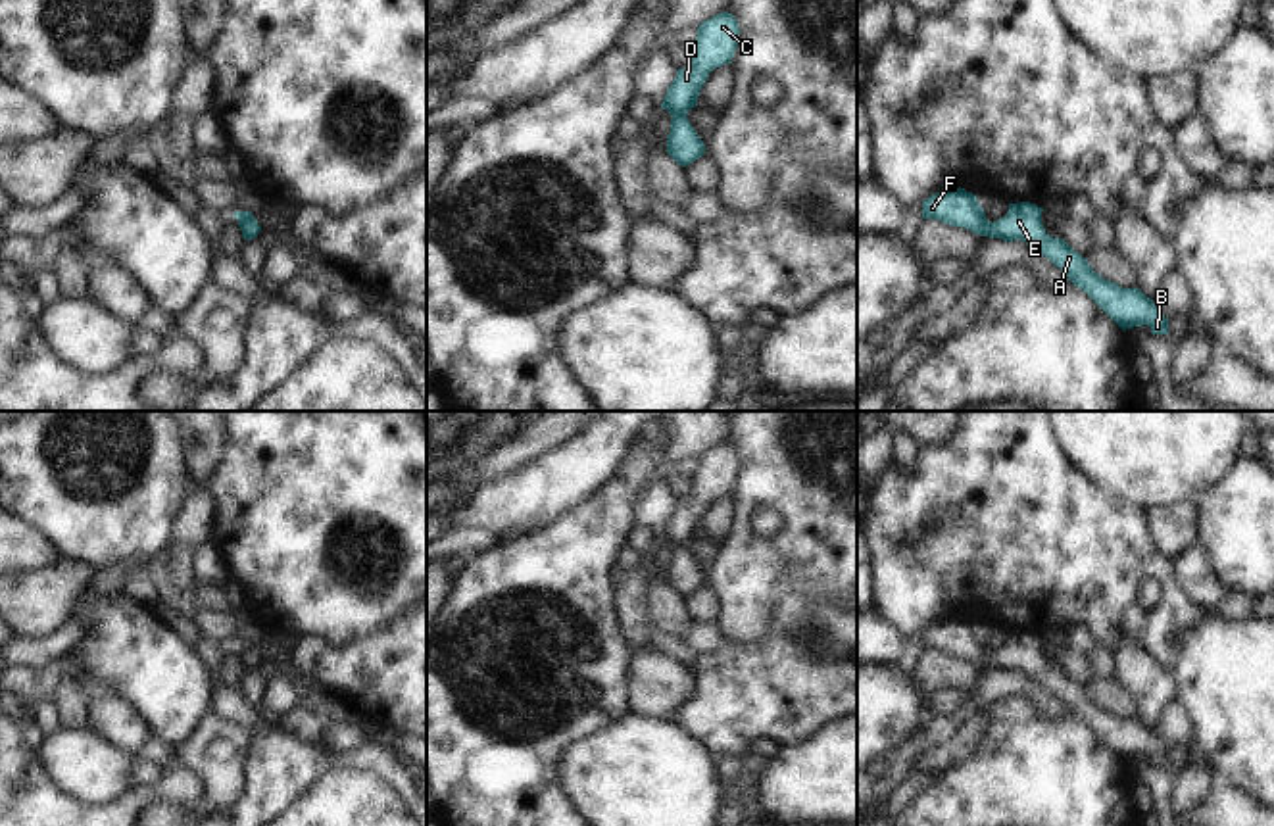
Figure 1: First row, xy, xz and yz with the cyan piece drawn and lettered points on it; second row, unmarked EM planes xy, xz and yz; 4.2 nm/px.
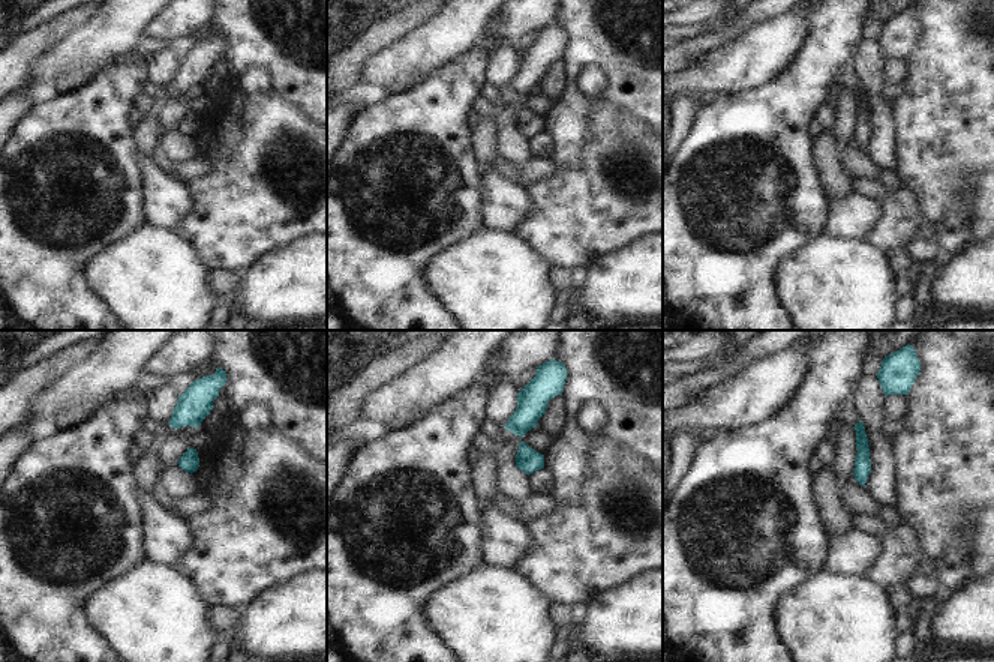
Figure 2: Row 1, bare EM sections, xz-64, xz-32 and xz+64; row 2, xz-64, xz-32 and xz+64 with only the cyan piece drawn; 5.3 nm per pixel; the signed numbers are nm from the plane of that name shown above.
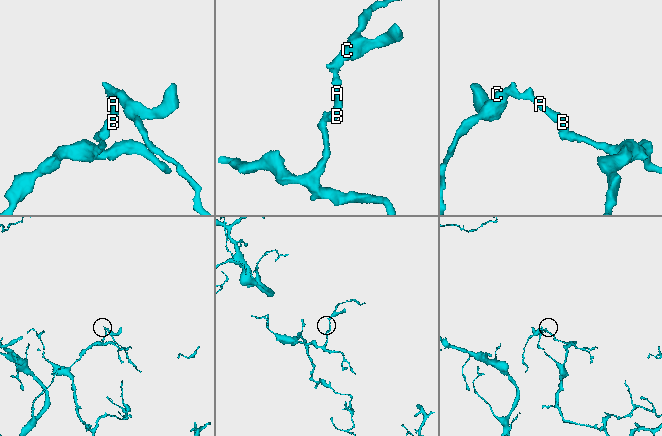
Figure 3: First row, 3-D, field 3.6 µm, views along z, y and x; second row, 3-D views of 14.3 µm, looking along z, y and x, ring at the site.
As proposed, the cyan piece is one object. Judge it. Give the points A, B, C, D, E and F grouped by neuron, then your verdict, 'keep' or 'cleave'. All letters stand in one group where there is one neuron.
A B C D E F; keep

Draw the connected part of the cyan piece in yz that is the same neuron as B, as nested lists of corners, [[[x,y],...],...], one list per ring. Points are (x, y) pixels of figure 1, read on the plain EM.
[[[949,619],[922,632],[922,649],[936,649],[1005,672],[1026,672],[1059,697],[1122,761],[1147,755],[1153,765],[1168,765],[1168,749],[1151,728],[1139,718],[1122,718],[1116,713],[1105,711],[1063,668],[1053,668],[1045,663],[1041,642],[1043,638],[1030,632],[1009,634],[1007,645],[990,653],[978,628],[965,619]]]

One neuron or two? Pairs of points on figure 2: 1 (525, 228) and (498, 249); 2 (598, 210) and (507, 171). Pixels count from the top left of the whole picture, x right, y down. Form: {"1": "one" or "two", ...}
{"1": "two", "2": "two"}

